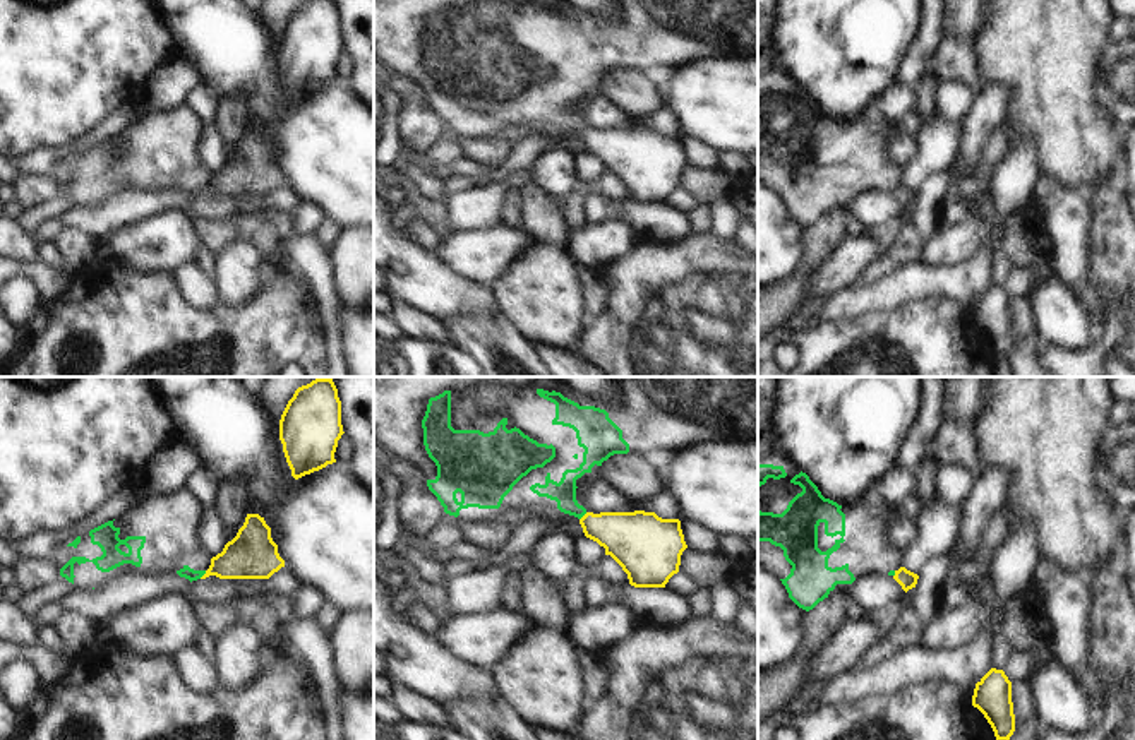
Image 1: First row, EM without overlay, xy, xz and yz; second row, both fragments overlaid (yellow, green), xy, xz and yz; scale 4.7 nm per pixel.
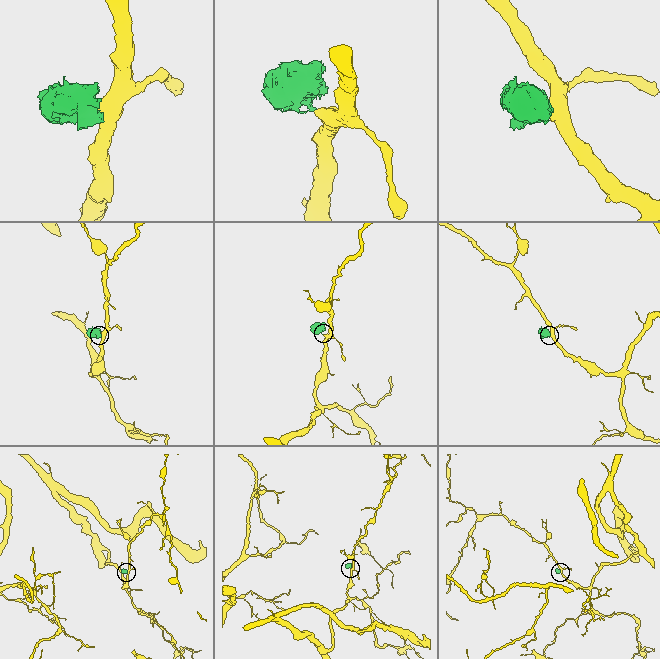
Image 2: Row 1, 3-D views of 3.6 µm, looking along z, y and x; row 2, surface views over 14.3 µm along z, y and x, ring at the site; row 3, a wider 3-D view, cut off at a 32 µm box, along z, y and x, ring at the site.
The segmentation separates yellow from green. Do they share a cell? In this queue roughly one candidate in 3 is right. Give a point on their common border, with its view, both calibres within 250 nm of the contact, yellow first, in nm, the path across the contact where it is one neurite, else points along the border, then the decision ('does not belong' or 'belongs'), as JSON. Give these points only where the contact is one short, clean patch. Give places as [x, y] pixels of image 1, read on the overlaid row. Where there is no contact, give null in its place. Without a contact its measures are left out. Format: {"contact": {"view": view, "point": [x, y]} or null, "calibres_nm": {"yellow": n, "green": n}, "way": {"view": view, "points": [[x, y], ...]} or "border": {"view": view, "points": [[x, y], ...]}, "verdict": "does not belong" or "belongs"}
{"contact": {"view": "xy", "point": [204, 574]}, "calibres_nm": {"yellow": 240, "green": 60}, "border": {"view": "xy", "points": [[206, 571], [199, 578]]}, "verdict": "does not belong"}

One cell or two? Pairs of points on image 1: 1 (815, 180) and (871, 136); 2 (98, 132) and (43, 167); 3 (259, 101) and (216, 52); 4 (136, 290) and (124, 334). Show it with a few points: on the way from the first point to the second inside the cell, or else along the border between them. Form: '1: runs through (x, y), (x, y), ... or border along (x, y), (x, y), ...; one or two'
1: runs through (828, 167), (837, 160), (844, 160), (858, 146); one
2: runs through (84, 143), (57, 155); one
3: runs through (254, 89), (228, 64); one
4: runs through (136, 300), (134, 324); one

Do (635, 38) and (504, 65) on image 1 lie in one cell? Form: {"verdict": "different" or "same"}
{"verdict": "same"}

